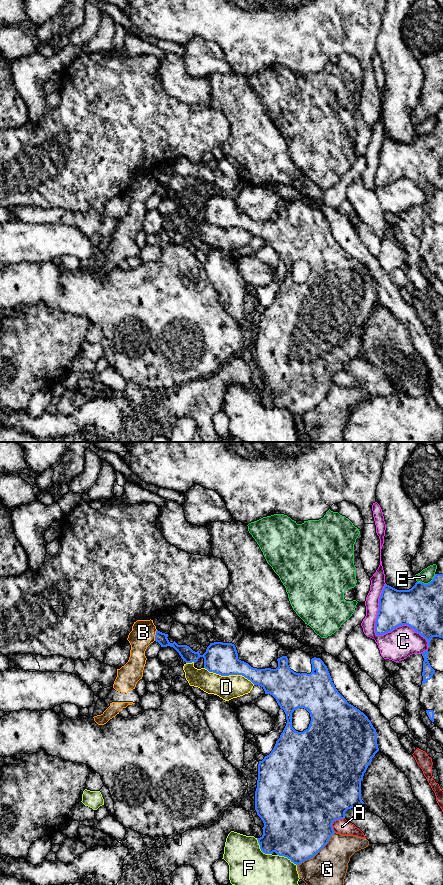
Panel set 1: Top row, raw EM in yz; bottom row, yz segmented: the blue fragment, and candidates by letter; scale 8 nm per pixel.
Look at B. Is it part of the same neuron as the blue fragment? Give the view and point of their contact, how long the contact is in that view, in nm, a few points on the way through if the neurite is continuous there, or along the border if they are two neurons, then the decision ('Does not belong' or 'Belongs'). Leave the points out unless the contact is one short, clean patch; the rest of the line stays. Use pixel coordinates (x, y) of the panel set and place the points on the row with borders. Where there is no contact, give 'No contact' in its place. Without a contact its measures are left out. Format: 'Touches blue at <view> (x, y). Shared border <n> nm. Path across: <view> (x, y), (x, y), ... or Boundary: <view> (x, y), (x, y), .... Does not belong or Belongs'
Touches blue at yz (155, 635). Shared border 90 nm. Boundary: yz (157, 630), (154, 640). Does not belong

